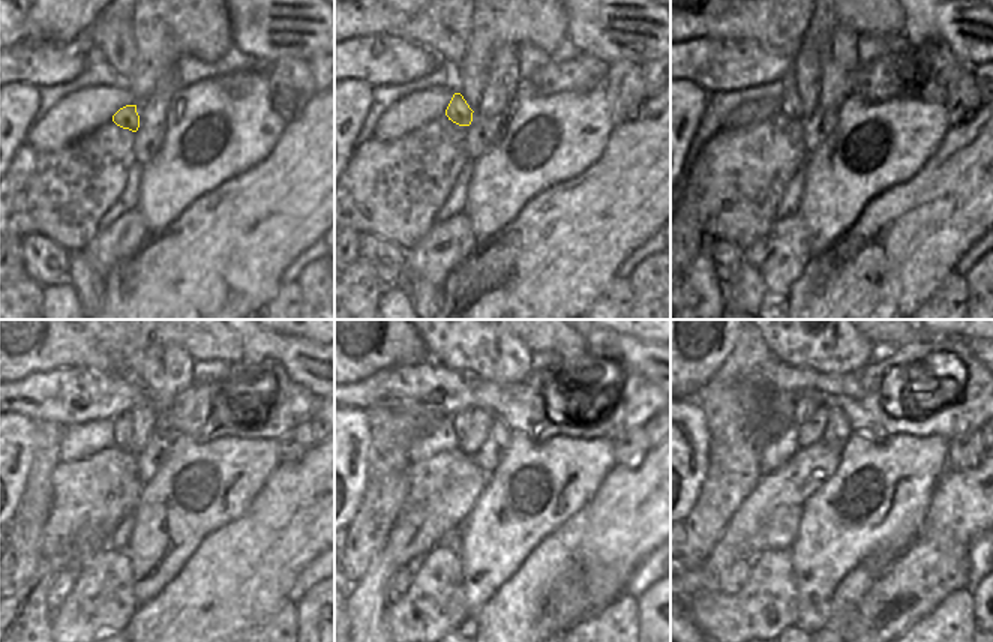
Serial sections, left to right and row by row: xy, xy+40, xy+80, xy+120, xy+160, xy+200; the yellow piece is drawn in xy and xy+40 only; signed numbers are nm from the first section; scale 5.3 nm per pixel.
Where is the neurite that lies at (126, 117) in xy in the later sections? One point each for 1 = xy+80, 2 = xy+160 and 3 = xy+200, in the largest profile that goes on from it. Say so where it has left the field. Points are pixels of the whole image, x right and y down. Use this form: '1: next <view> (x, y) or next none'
1: next xy+80 (791, 105)
2: next xy+160 (459, 422)
3: next xy+200 (803, 405)

